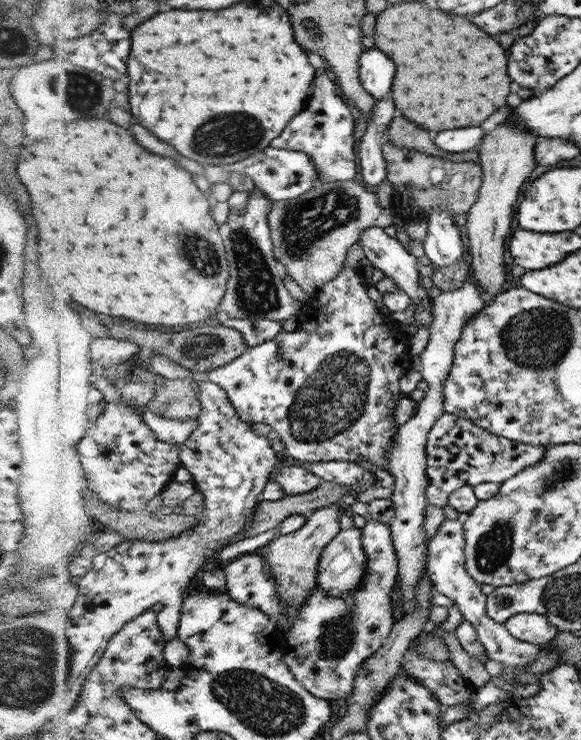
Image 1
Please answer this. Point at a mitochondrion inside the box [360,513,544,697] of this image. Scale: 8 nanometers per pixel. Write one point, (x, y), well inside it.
(493, 550)

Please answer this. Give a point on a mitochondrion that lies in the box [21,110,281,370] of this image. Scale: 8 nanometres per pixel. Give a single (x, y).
(197, 255)

